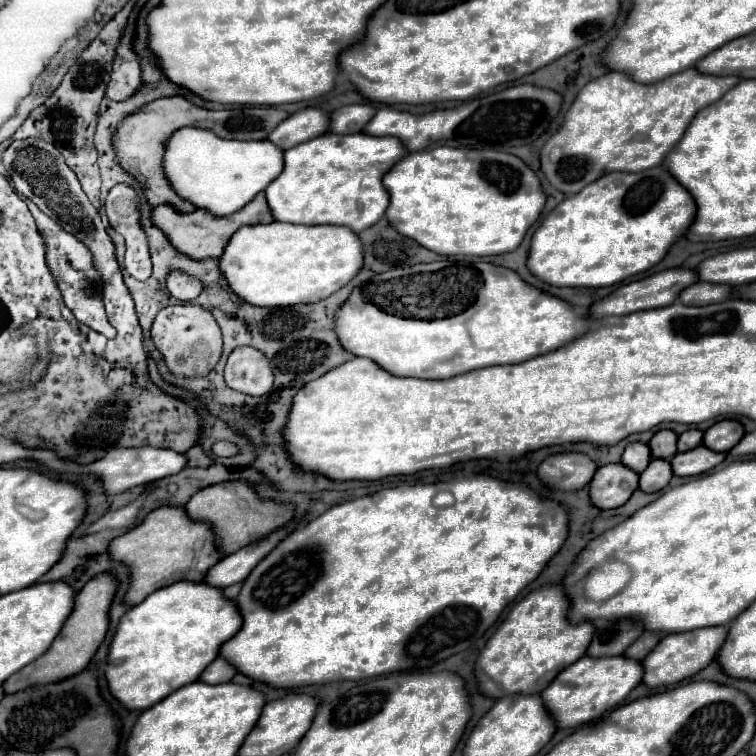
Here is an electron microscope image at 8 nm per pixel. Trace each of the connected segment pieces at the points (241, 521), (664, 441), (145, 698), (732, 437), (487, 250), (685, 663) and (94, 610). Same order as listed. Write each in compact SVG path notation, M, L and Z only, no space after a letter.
M220 483L220 485L210 485L202 491L198 491L186 505L184 511L190 519L204 521L212 525L216 533L216 547L220 549L222 555L236 553L238 549L260 541L268 537L270 533L278 531L284 527L292 515L294 515L294 505L284 505L284 503L274 503L274 501L262 501L254 495L252 485L248 483Z
M664 429L658 431L652 439L650 439L650 453L654 459L670 459L676 455L676 433Z
M178 581L168 589L160 589L148 595L140 605L130 607L122 615L116 633L110 641L106 671L104 671L108 691L128 711L144 711L156 705L156 701L162 701L164 697L168 697L168 693L180 689L180 685L196 681L200 673L218 657L220 645L226 643L232 637L232 633L238 633L240 623L242 617L236 611L234 599L224 599L220 589L210 587L206 583Z
M718 421L704 433L704 445L716 453L728 453L740 439L744 429L738 421Z
M434 147L402 157L384 177L382 185L390 195L386 219L392 227L438 255L500 255L514 251L528 227L538 219L546 197L540 181L530 167L518 157L494 149L468 149L468 147Z
M706 627L706 629L694 629L688 633L672 633L660 639L656 649L648 653L648 657L642 661L644 665L644 677L642 683L648 687L664 687L680 683L692 675L696 675L700 669L710 665L720 649L720 645L726 641L726 629L724 627Z
M108 573L92 577L76 593L74 609L72 609L70 617L66 619L62 631L58 633L58 637L50 645L50 649L44 655L40 655L36 661L32 661L30 665L26 665L24 669L20 669L12 677L8 677L2 685L4 695L18 693L20 689L26 689L26 687L32 687L32 685L50 685L50 683L56 683L56 681L62 681L62 679L68 679L68 677L80 673L90 663L92 655L96 653L98 645L102 643L102 639L108 631L108 609L110 609L110 603L114 599L116 587L118 587L116 579Z

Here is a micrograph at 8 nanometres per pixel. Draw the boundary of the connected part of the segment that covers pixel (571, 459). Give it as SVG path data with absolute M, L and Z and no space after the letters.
M560 453L542 461L538 479L550 489L578 491L590 483L596 465L582 453Z

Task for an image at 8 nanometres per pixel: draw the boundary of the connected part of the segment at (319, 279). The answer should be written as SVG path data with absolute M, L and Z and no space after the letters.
M246 225L224 247L220 271L232 293L260 307L316 303L342 289L362 269L362 245L354 231L336 225Z

